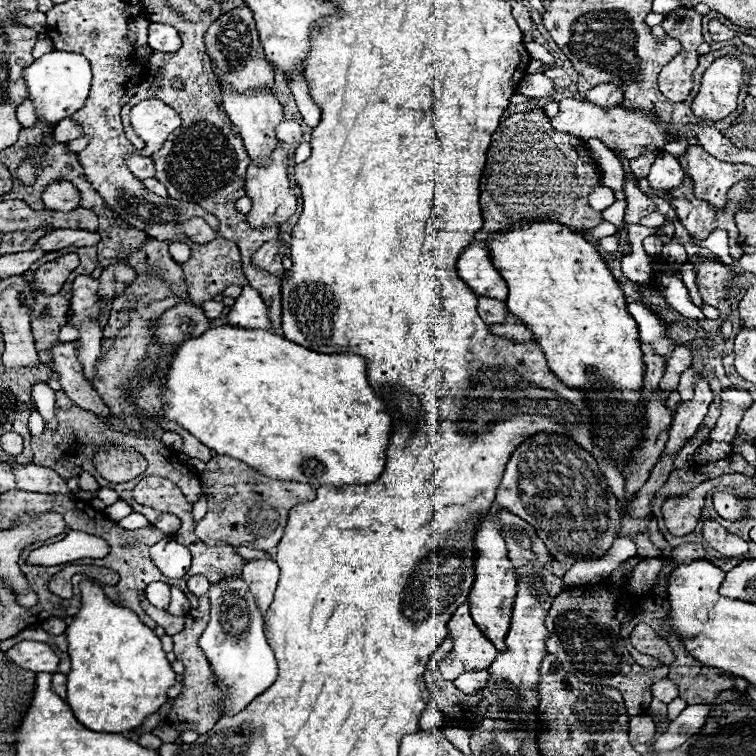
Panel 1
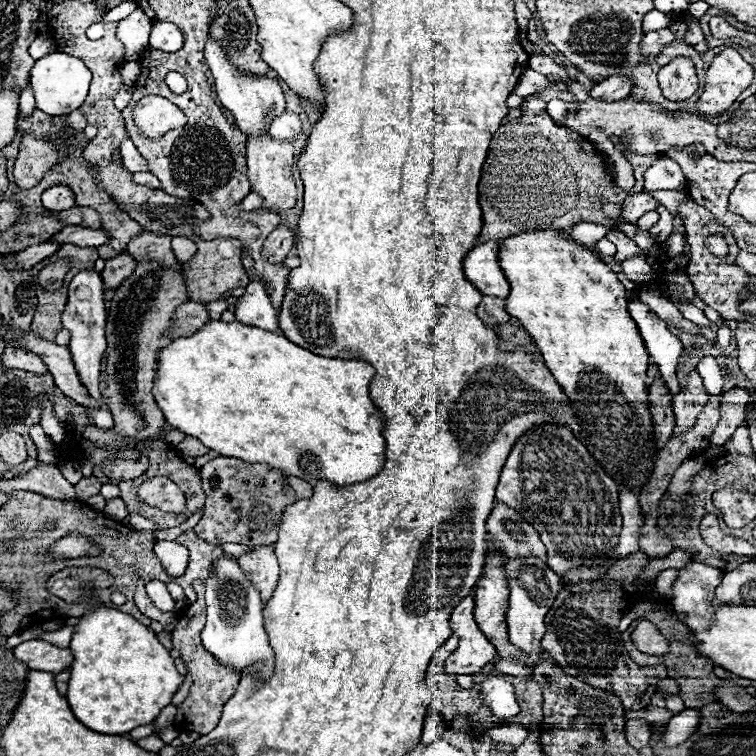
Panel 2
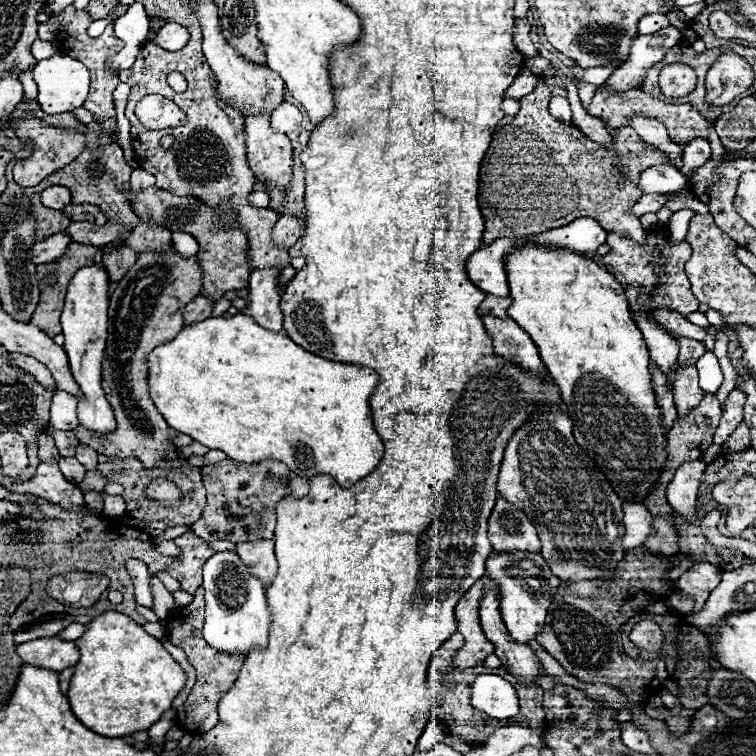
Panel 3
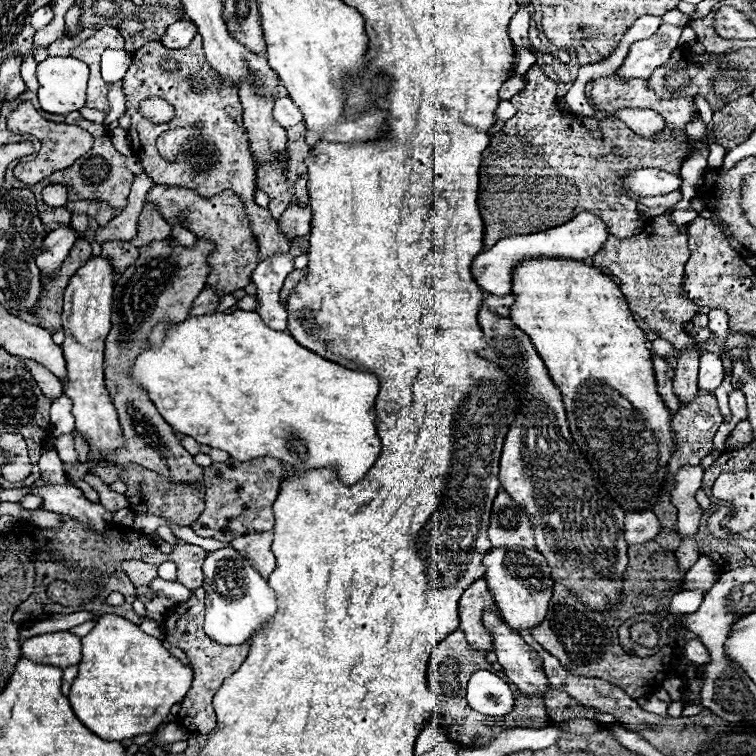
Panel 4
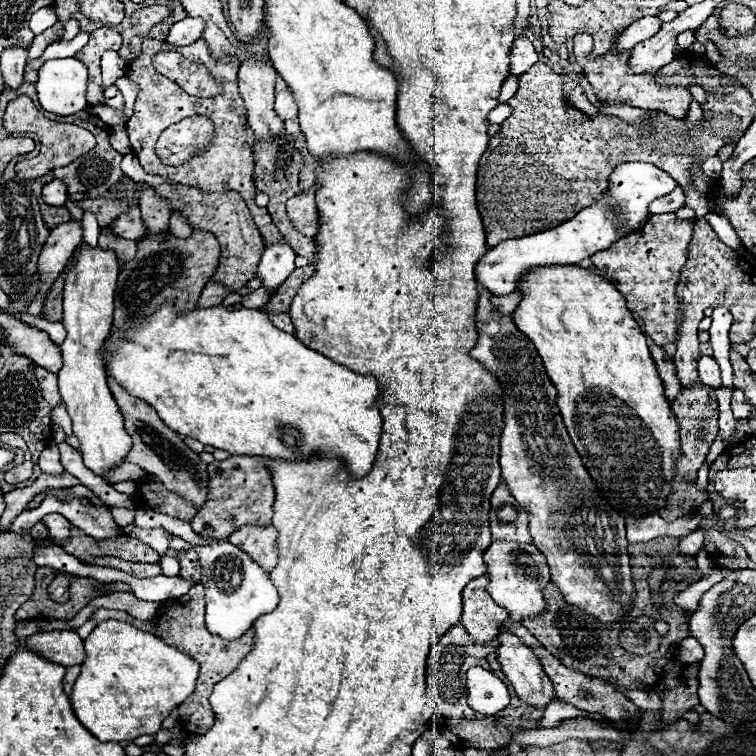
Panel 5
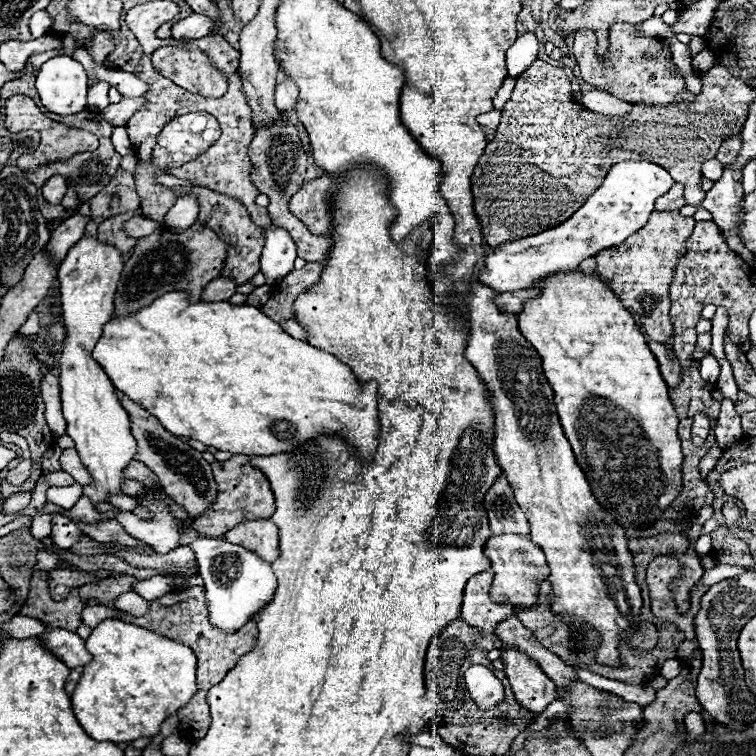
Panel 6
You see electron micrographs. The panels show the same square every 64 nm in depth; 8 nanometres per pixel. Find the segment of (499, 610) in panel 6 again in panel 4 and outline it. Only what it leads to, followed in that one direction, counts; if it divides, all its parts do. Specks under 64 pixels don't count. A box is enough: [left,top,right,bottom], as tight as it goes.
[458,578,496,650]

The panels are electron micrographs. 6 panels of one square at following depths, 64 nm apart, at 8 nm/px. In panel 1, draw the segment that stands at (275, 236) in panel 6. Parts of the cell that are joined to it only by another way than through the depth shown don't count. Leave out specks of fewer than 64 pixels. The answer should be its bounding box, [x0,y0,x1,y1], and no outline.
[228,286,270,328]

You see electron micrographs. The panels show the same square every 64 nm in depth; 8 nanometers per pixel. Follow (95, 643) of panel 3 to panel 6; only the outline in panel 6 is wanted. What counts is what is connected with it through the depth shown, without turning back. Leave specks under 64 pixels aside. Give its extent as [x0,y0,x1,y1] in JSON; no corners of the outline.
[72,620,198,744]

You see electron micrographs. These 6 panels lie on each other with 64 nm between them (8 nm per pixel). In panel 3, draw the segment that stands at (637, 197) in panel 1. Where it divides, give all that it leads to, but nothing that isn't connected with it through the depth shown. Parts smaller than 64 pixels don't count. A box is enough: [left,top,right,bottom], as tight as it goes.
[566,88,666,218]

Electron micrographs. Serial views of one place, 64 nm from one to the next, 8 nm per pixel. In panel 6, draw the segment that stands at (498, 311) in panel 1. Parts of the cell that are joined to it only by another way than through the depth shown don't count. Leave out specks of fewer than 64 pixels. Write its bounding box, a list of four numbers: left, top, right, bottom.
[496,288,534,314]

